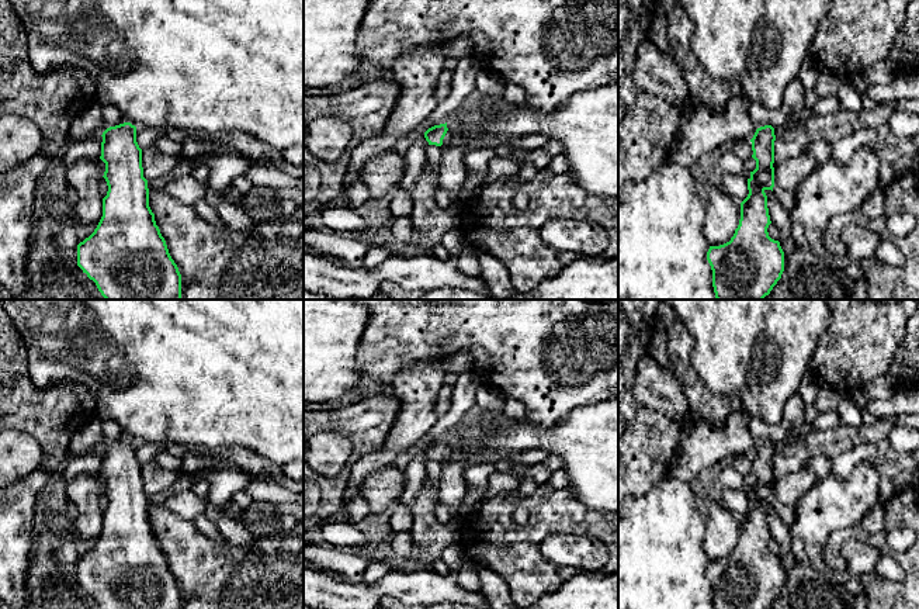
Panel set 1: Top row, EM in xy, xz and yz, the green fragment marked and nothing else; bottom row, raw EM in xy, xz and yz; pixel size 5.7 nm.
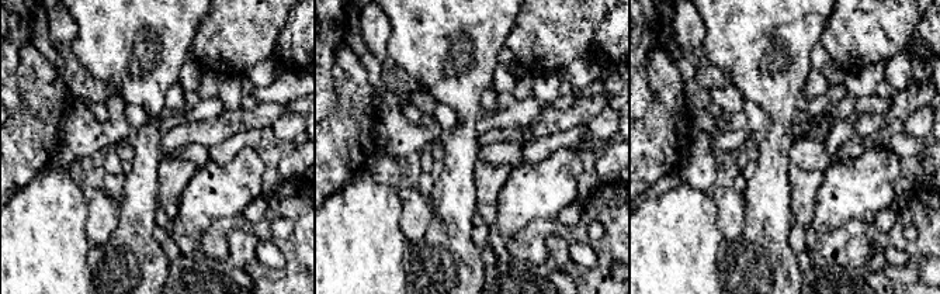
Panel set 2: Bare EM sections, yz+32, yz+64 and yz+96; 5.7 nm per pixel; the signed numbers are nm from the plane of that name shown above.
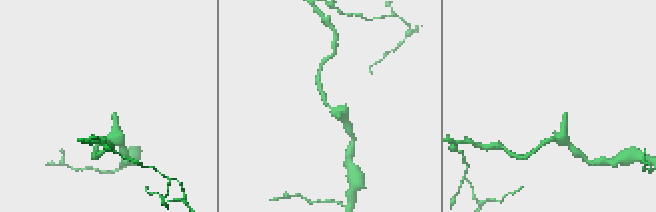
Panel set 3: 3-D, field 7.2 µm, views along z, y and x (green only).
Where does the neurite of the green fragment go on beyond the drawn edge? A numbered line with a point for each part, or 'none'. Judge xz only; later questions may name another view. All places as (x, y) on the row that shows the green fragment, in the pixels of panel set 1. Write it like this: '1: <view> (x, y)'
1: xz (586, 124)

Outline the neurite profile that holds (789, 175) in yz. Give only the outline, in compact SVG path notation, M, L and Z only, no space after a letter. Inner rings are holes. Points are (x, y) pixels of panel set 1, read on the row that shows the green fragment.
M802 152L780 162L774 167L773 193L787 212L791 212L795 205L798 187L816 166L816 159L807 152Z

